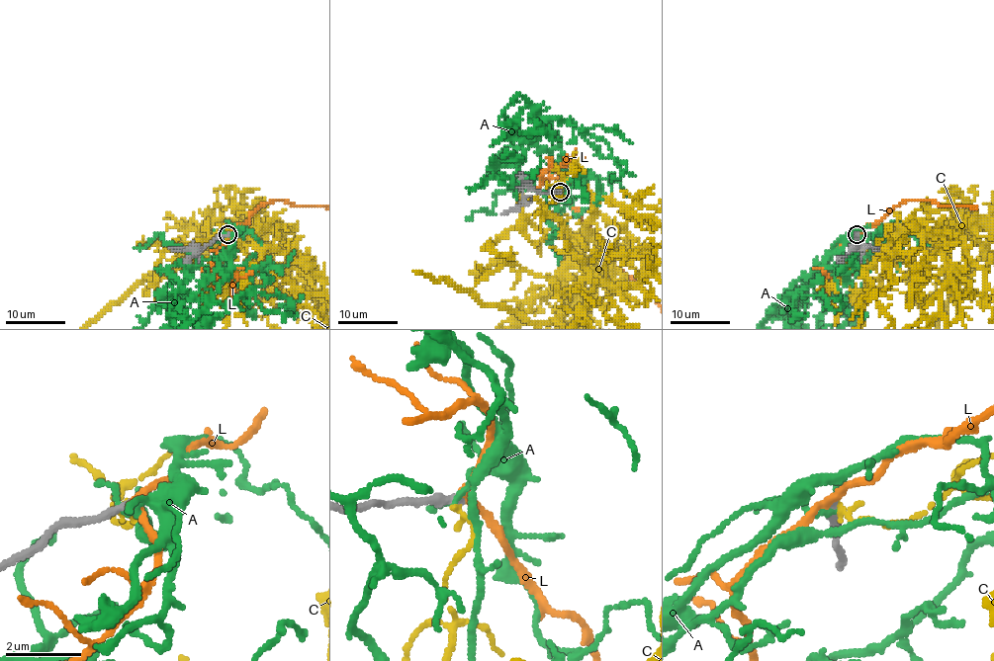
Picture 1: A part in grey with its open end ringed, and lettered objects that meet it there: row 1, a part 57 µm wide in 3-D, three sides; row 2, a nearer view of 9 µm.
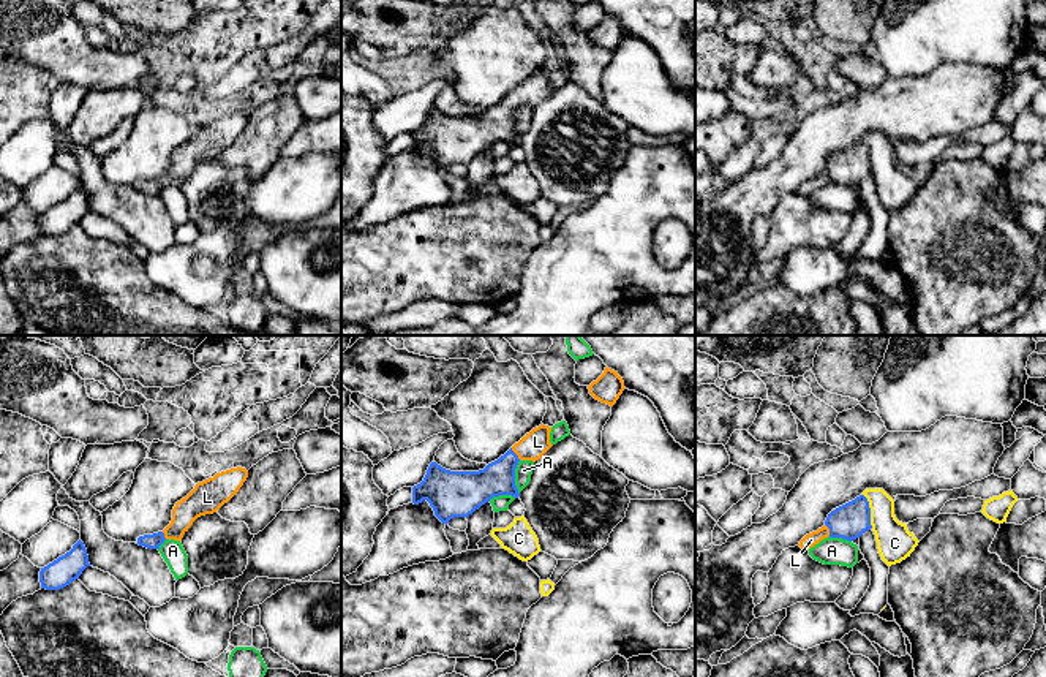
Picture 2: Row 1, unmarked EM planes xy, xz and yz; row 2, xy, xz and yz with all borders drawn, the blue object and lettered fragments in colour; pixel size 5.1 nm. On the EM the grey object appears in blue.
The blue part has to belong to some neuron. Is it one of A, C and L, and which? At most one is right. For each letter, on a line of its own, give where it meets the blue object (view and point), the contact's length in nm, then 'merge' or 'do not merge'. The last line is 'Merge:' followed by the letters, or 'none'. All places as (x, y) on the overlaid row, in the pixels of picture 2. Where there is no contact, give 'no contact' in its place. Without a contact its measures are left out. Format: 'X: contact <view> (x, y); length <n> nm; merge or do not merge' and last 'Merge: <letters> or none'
A: contact xz (514, 478); length 180 nm; do not merge
C: contact yz (869, 511); length 180 nm; do not merge
L: contact xz (515, 454); length 80 nm; merge
Merge: L

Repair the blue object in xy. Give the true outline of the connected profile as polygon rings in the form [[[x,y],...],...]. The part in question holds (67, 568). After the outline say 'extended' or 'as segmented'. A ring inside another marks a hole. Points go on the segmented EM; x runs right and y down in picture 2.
[[[79,539],[70,552],[58,557],[40,571],[41,588],[60,590],[79,579],[82,571],[90,566],[84,543]]]; as segmented

